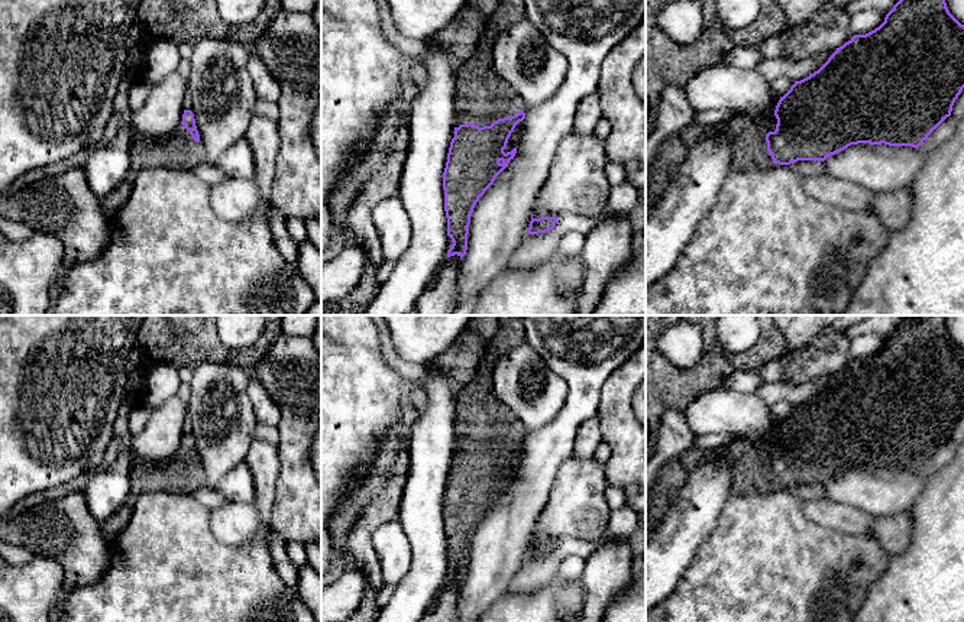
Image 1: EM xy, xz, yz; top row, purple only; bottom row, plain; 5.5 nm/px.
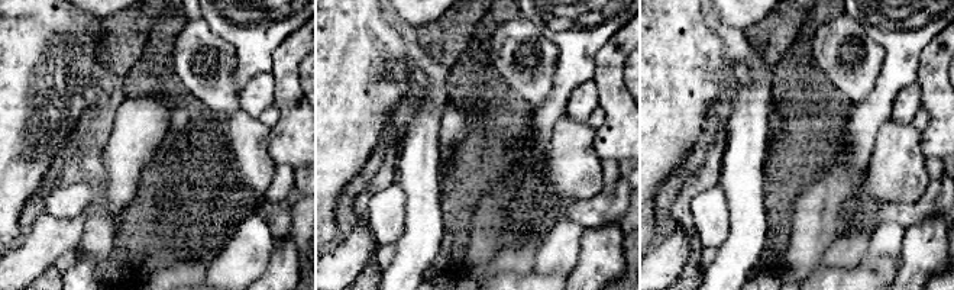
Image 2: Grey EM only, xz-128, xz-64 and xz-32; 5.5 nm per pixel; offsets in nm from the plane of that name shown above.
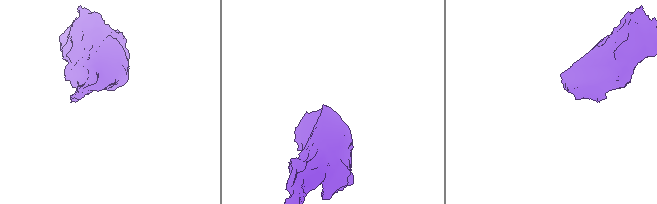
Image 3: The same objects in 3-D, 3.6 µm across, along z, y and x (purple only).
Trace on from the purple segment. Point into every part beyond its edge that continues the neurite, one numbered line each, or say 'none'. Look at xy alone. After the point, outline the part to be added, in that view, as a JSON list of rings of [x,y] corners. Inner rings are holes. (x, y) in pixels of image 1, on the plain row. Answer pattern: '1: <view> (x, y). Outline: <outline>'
1: xy (178, 473). Outline: [[[181,448],[172,459],[152,463],[135,459],[129,473],[130,490],[124,505],[100,524],[104,541],[111,545],[130,521],[136,499],[145,492],[193,492],[200,485],[201,473]]]

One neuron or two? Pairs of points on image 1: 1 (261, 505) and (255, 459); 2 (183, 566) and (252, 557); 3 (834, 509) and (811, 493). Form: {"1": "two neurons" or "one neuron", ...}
{"1": "one neuron", "2": "one neuron", "3": "two neurons"}

